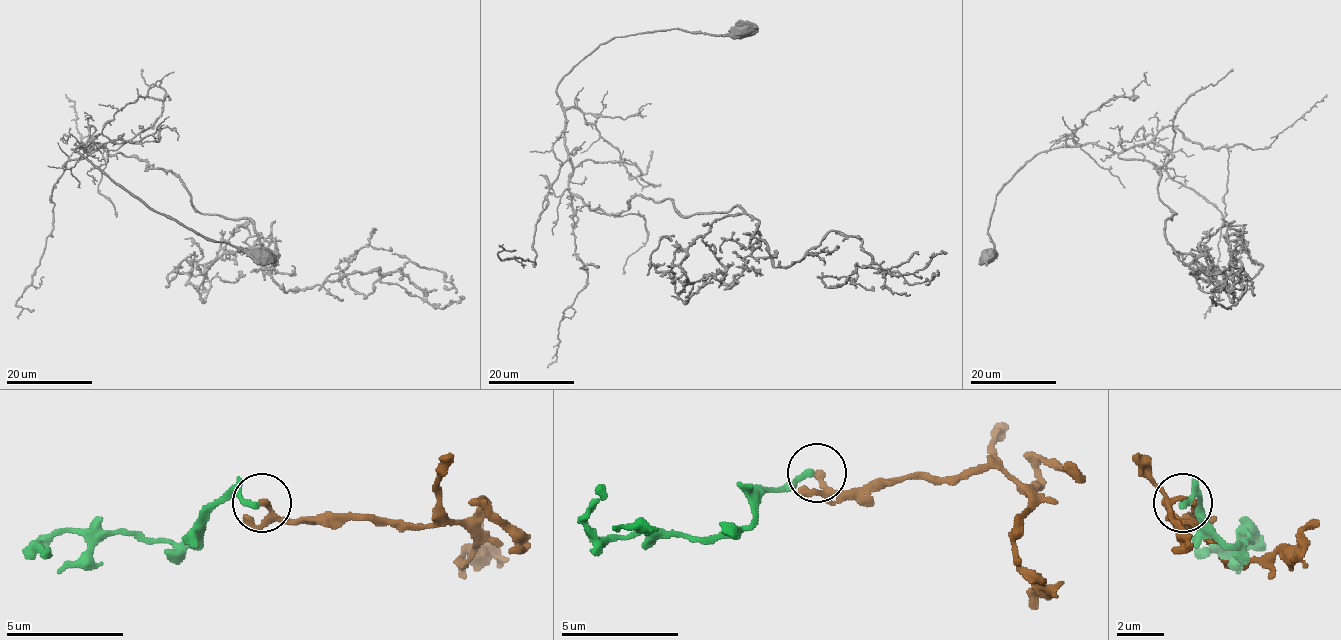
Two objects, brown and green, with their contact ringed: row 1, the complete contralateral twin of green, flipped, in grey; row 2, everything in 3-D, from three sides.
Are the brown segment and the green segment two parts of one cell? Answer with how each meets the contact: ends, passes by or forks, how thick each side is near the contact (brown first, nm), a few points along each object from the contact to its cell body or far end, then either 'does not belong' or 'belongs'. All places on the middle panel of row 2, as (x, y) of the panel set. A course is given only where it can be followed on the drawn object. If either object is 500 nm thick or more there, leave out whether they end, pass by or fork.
brown ends there; green ends there; 240 nm thick on the brown side, 280 nm on the other; brown runs (815, 471), (838, 489), (998, 465), (1027, 495), (1015, 524), (1015, 566), (1039, 589), (1027, 607); green runs (815, 471), (762, 495), (750, 518), (720, 536), (602, 536), (585, 518), (602, 483); does not belong

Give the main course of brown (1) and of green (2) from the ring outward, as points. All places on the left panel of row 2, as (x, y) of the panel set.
1: (260, 504), (283, 521), (443, 527), (454, 521), (472, 539), (460, 563), (484, 539), (472, 521)
2: (260, 504), (224, 498), (207, 521), (195, 545), (165, 539), (47, 533), (30, 545), (47, 557)

